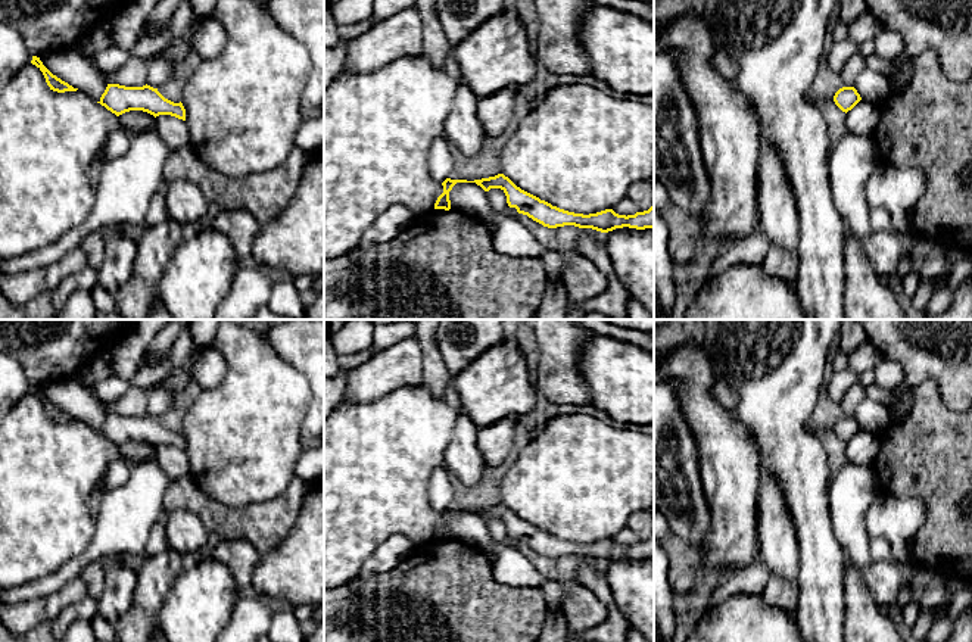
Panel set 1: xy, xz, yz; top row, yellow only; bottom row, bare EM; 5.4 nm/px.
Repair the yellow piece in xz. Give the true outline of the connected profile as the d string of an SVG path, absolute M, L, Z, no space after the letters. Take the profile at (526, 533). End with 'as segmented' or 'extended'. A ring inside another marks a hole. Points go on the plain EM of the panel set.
M504 504L474 511L446 508L442 512L443 523L437 527L434 539L451 539L449 521L457 512L476 512L485 521L489 521L490 518L501 518L507 526L510 537L515 537L518 543L527 545L548 558L574 555L579 558L592 558L601 562L608 562L623 557L636 560L654 558L654 535L648 540L636 542L635 545L627 546L619 545L613 539L589 545L574 543L552 536L551 533L521 520Z; as segmented

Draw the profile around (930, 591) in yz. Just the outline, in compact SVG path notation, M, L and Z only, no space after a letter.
M920 570L912 586L912 598L919 604L920 613L938 608L947 599L945 577Z

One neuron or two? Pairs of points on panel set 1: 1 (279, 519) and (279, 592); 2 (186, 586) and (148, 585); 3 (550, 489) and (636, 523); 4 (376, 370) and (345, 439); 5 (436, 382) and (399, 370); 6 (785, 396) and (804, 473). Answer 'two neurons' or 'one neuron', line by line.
1: two neurons
2: two neurons
3: two neurons
4: two neurons
5: two neurons
6: one neuron

